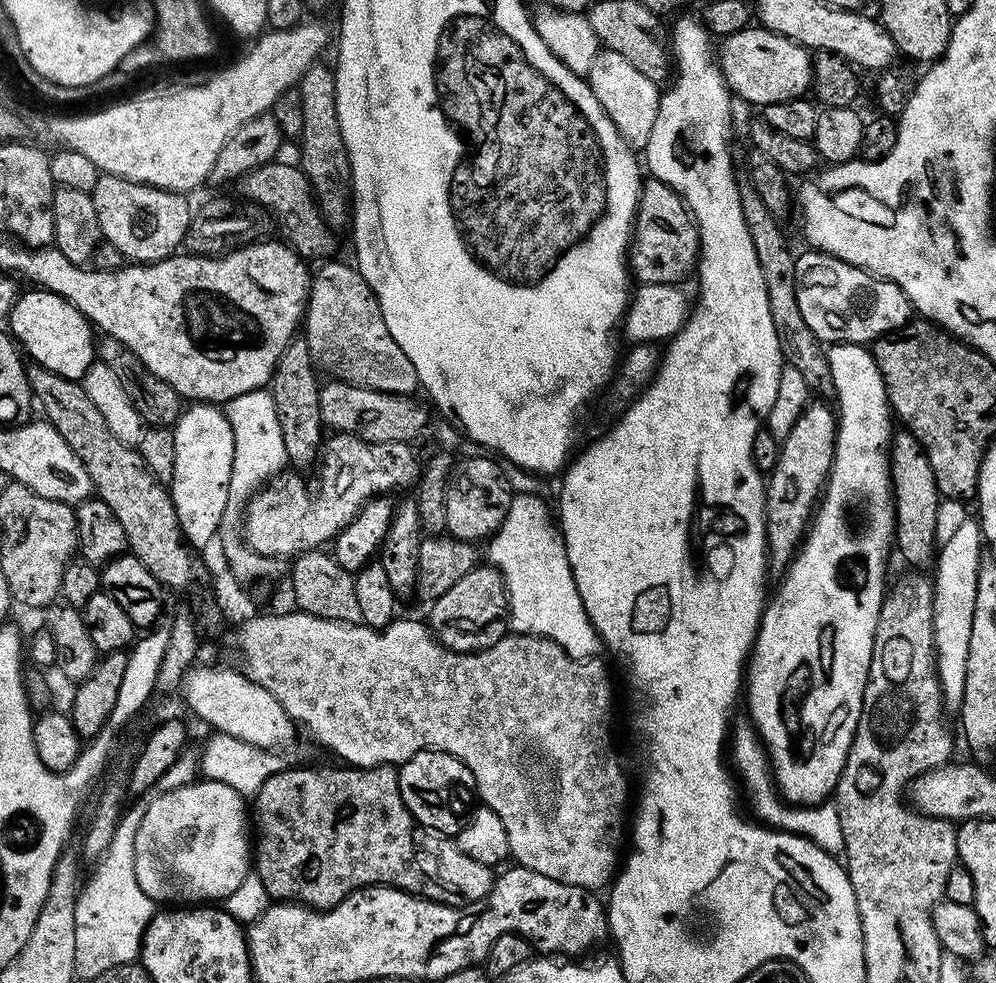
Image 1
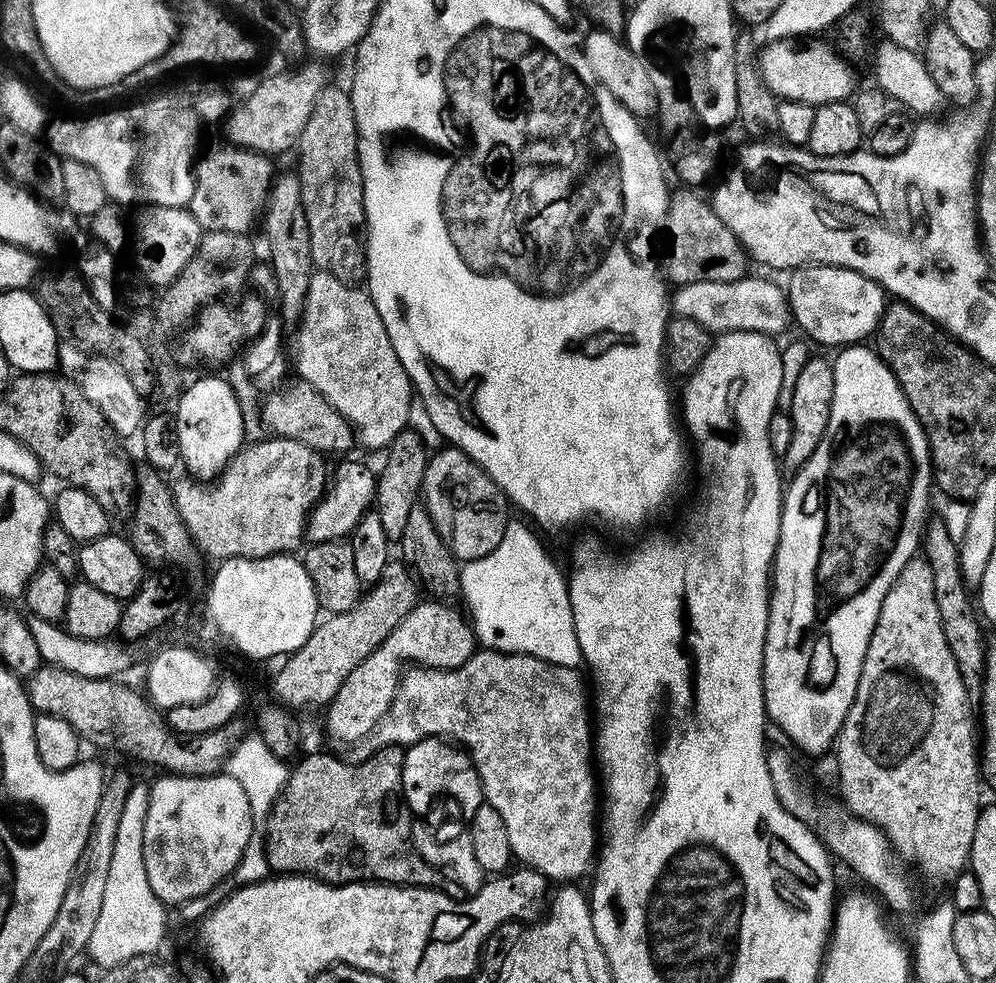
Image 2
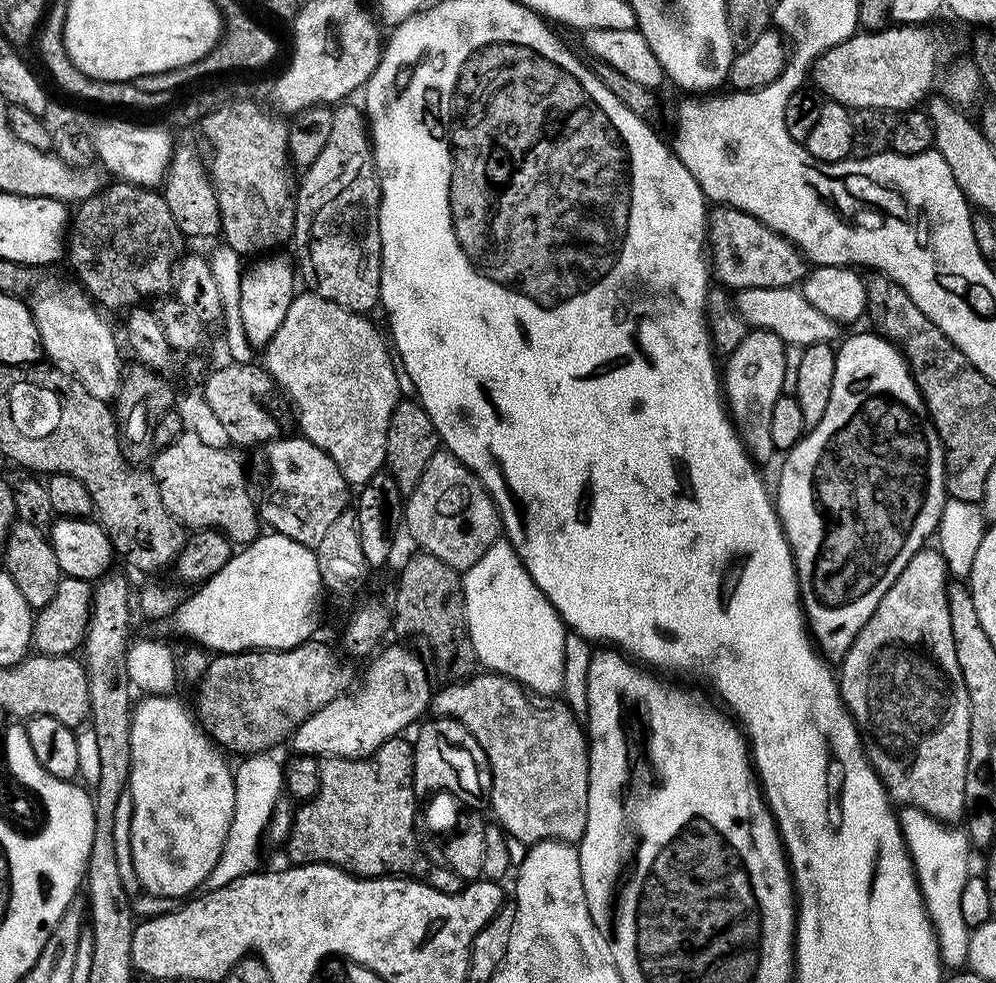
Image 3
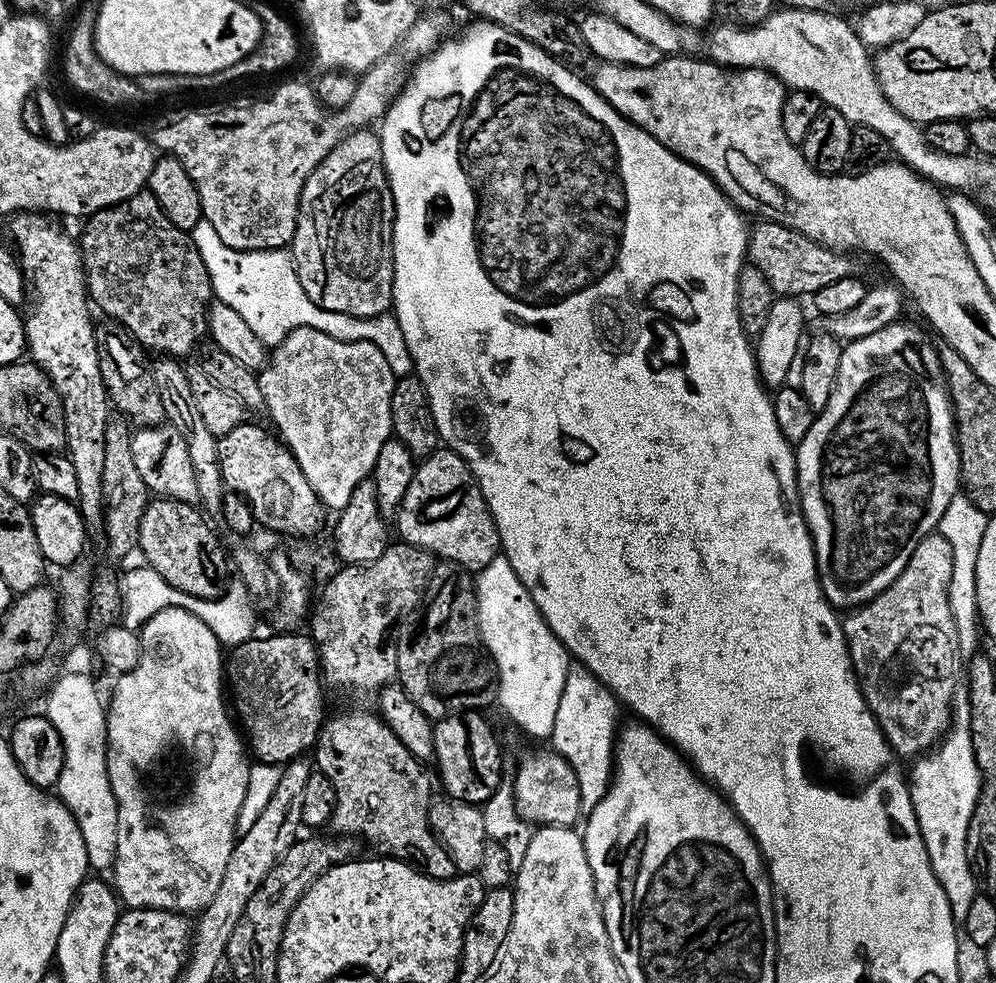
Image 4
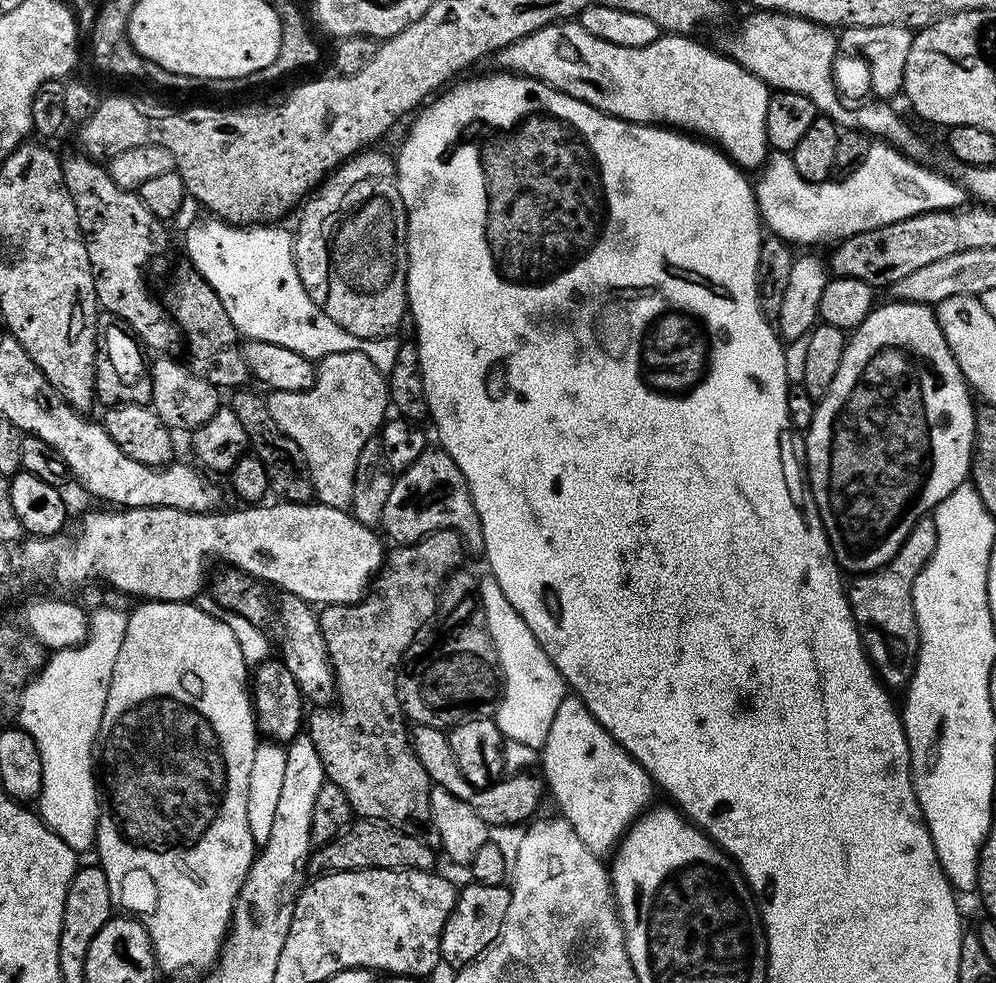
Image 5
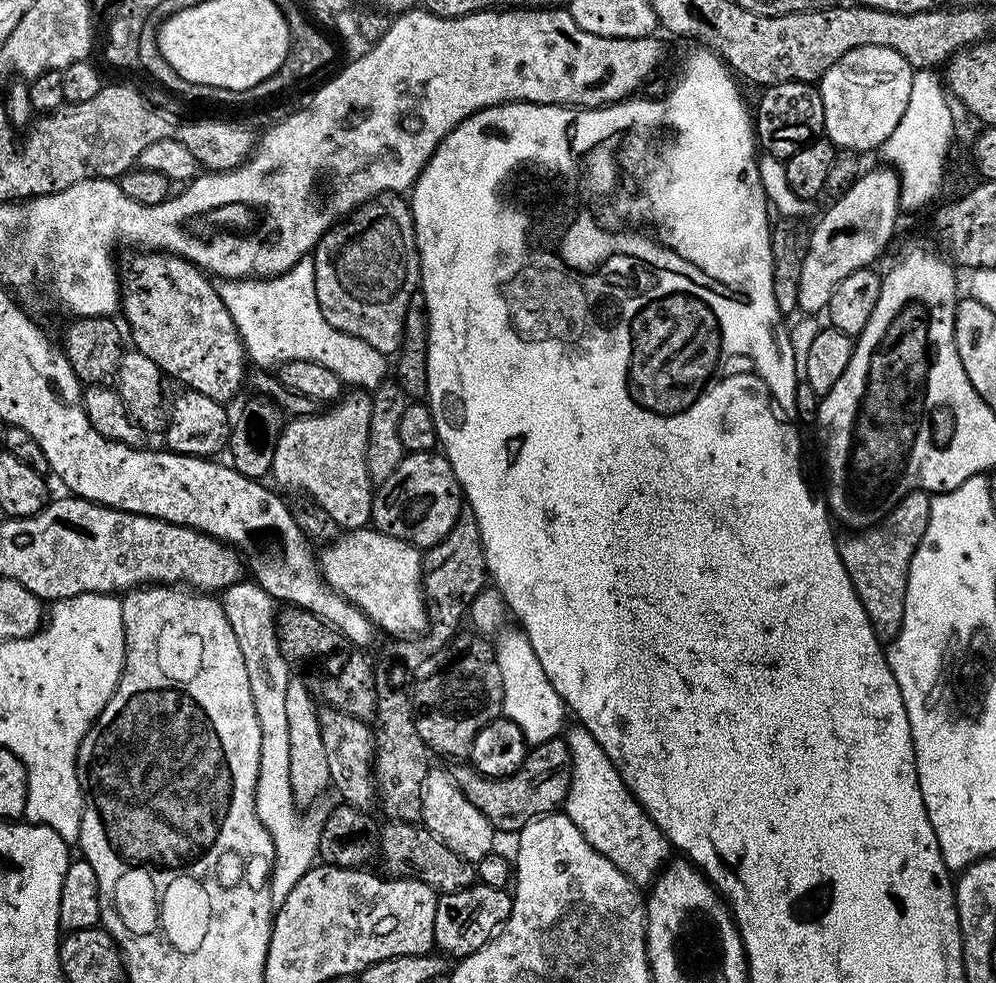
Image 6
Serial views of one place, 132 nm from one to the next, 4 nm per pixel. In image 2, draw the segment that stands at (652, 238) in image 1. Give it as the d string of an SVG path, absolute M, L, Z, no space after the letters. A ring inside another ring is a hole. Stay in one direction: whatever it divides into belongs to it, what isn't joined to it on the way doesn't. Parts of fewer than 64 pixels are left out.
M680 186L677 187L676 192L673 191L670 196L670 201L668 203L668 219L666 221L666 236L668 232L668 264L666 260L666 276L673 285L679 286L682 284L693 284L694 282L734 282L735 280L741 280L742 277L749 275L750 268L750 257L747 252L745 252L743 246L741 246L738 238L731 230L726 226L726 222L722 222L722 218L718 216L715 209L712 208L712 201L703 191L697 190L695 187Z

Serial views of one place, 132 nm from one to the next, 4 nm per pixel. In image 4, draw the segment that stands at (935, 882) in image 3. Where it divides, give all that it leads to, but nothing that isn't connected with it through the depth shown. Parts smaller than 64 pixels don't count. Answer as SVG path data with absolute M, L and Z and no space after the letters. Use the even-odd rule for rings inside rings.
M967 699L955 701L948 731L935 748L921 755L913 764L916 765L912 772L910 768L908 793L922 830L922 842L926 842L926 854L930 854L934 874L938 882L942 882L942 890L946 890L952 917L963 922L970 910L970 902L974 902L978 895L974 874L970 874L970 862L966 862L966 830L980 793L980 771L974 758Z

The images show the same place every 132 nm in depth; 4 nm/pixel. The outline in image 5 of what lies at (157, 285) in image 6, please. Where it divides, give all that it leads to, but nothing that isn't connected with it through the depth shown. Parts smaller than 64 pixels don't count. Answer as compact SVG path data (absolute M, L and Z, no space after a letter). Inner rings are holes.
M83 154L75 155L63 157L64 185L74 202L78 226L86 242L97 305L107 315L123 320L145 349L167 353L168 347L178 340L178 329L157 293L155 296L144 281L144 271L152 256L160 256L168 248L165 221L152 216L133 189L119 188L103 163Z

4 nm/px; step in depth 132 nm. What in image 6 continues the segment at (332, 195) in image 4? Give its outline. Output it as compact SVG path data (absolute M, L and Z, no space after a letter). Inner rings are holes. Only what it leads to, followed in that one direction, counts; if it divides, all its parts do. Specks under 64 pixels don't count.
M385 194L360 205L319 240L311 261L322 318L326 318L330 326L354 338L362 338L362 342L374 346L374 350L396 354L400 349L407 306L411 296L418 292L420 282L420 255L409 201L400 194Z

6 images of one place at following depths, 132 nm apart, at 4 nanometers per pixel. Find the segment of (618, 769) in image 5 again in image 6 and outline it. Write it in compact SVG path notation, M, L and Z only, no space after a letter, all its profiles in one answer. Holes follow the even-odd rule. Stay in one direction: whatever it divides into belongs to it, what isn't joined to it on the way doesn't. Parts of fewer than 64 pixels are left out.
M575 726L564 739L571 754L571 788L562 805L564 814L582 832L590 846L618 866L633 885L647 889L659 875L672 852L668 839L630 794L621 775L597 740L583 726Z

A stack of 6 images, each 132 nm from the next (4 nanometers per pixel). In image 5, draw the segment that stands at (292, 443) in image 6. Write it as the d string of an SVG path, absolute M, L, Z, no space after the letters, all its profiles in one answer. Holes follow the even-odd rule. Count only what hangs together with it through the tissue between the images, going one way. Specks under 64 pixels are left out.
M361 352L328 354L315 367L316 380L309 389L301 392L269 391L267 404L281 430L294 438L302 454L306 454L316 491L315 499L319 503L348 510L354 498L354 470L358 466L358 454L362 454L362 446L366 446L366 442L381 431L381 425L389 415L387 412L390 412L388 382L385 373L380 372L378 366L374 366L374 362Z

